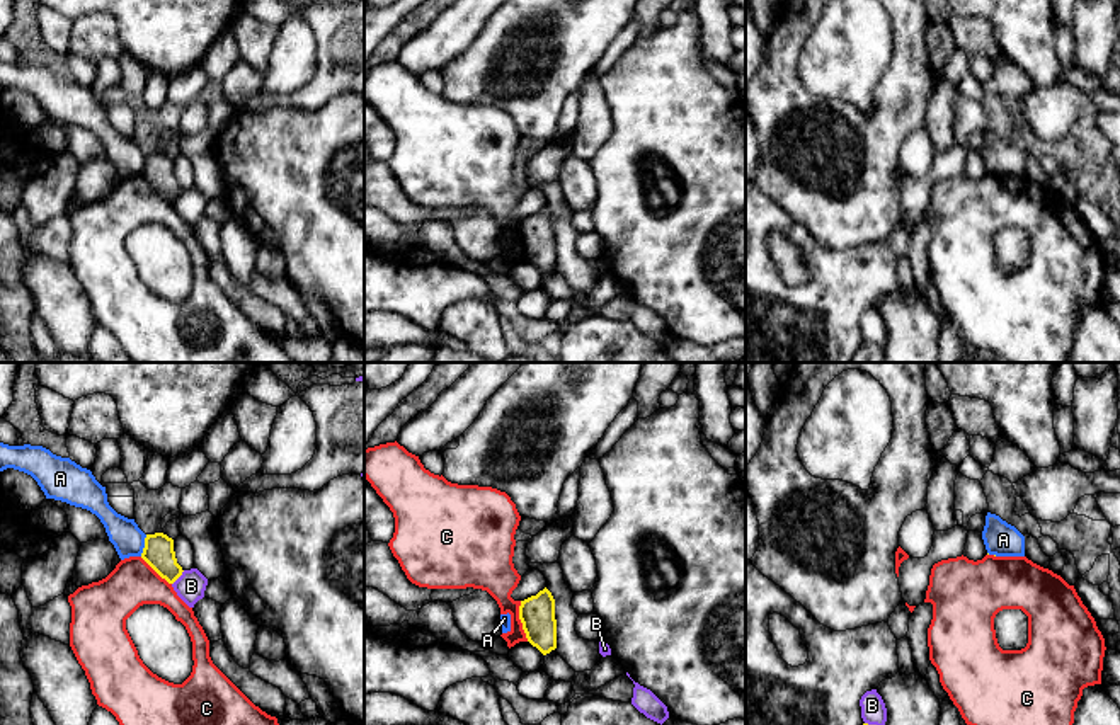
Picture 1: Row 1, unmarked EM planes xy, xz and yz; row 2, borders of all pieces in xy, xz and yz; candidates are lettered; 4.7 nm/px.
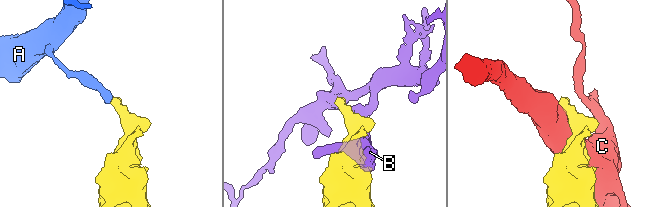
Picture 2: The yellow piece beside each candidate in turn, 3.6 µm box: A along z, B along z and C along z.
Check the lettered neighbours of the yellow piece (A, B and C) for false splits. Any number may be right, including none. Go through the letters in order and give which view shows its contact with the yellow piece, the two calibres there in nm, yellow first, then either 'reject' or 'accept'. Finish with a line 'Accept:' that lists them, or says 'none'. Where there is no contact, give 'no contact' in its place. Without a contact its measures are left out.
A: meets yellow in xy; 150 nm thick on the yellow side, 150 nm on the other; reject
B: meets yellow in xy; 150 nm thick on the yellow side, 140 nm on the other; reject
C: meets yellow in xz; 170 nm thick on the yellow side, 180 nm on the other; reject
Accept: none

